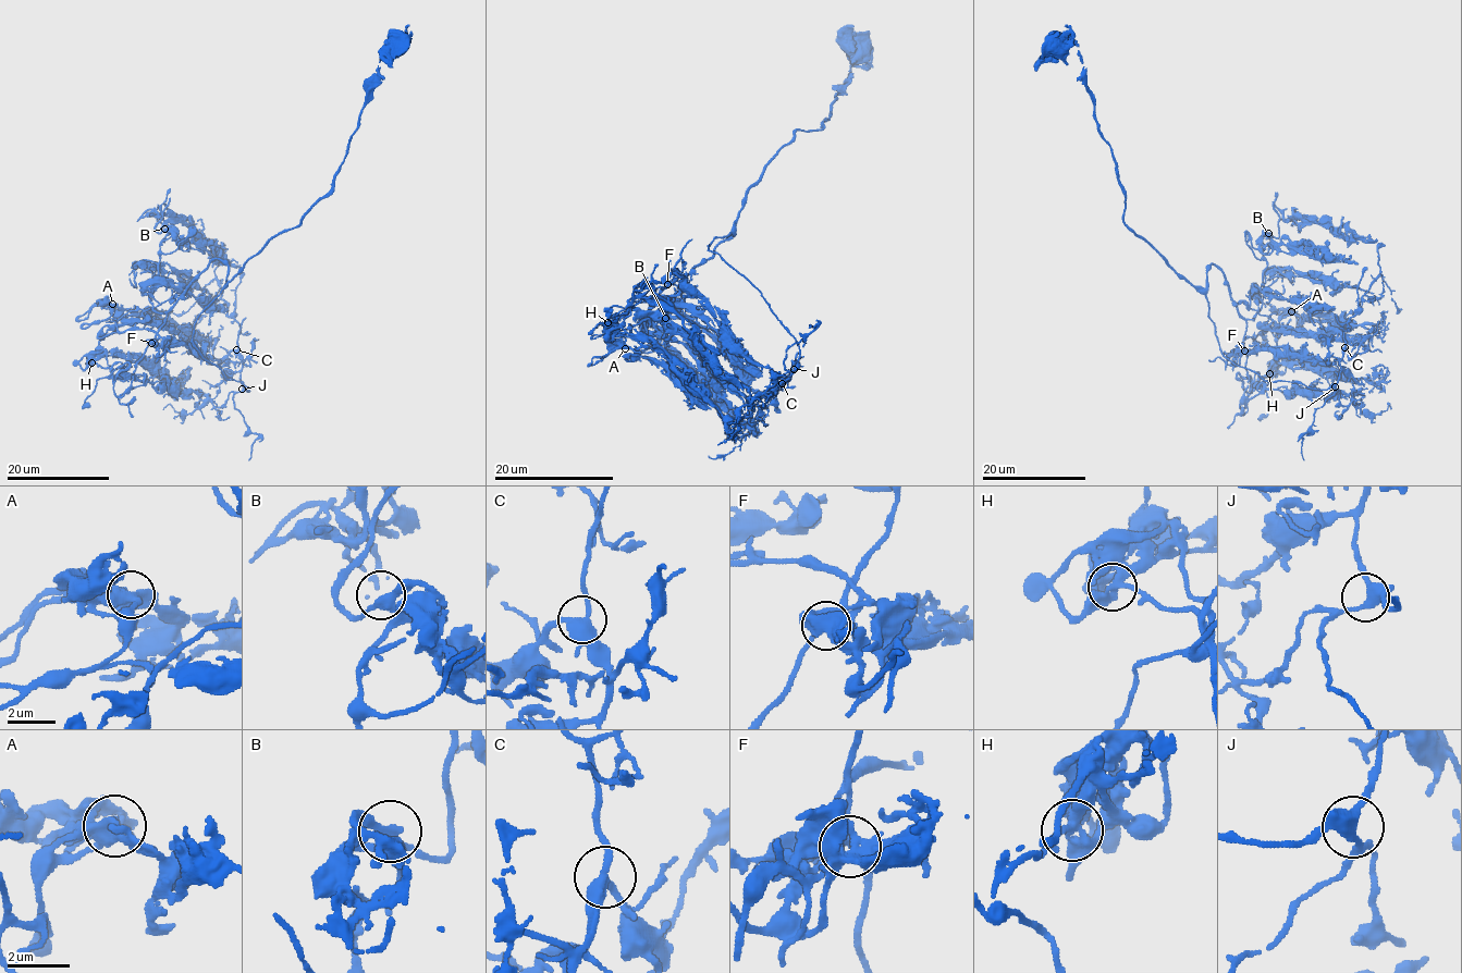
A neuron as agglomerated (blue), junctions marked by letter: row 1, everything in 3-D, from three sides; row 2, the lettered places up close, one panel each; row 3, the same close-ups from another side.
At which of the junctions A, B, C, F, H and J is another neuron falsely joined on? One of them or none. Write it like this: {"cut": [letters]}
{"cut": ["H"]}

